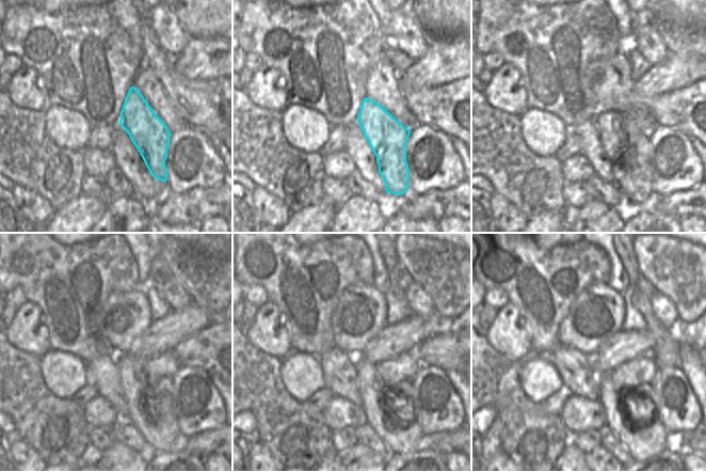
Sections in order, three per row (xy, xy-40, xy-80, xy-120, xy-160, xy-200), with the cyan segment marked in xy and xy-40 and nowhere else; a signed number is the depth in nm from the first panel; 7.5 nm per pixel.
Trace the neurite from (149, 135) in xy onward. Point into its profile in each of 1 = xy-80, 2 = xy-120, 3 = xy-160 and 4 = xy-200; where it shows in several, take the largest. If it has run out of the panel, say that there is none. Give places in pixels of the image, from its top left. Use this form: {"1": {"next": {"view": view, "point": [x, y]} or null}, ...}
{"1": {"next": {"view": "xy-80", "point": [632, 152]}}, "2": {"next": {"view": "xy-120", "point": [151, 409]}}, "3": {"next": {"view": "xy-160", "point": [383, 410]}}, "4": {"next": {"view": "xy-200", "point": [622, 410]}}}

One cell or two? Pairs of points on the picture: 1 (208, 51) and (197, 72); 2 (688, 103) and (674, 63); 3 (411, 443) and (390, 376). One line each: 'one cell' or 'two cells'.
1: one cell
2: two cells
3: two cells

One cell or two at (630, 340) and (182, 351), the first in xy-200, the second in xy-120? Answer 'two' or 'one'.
two

